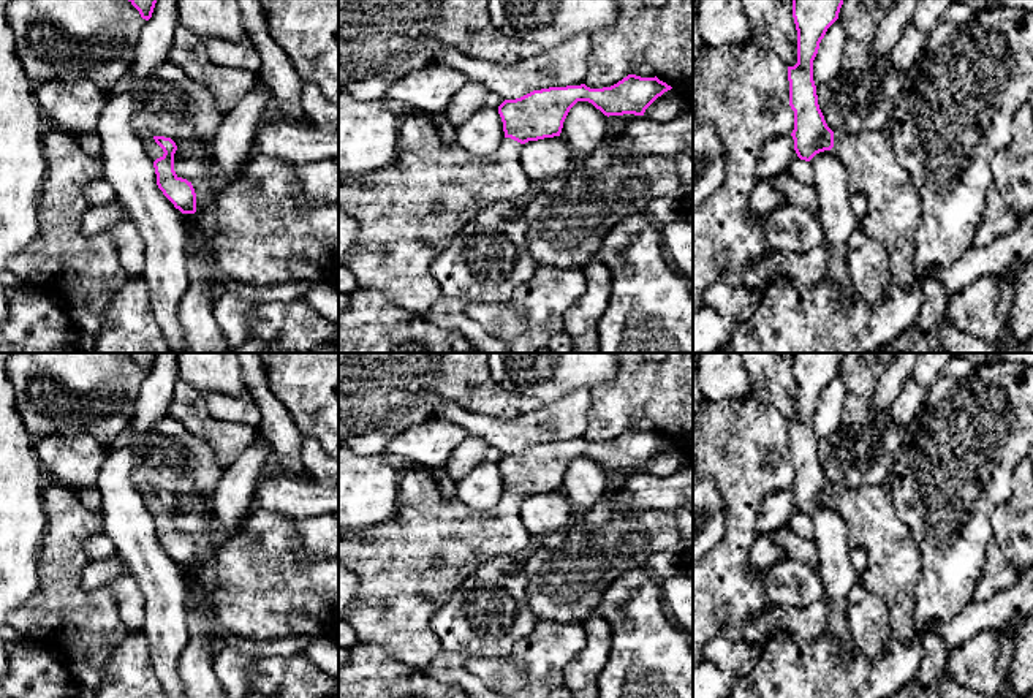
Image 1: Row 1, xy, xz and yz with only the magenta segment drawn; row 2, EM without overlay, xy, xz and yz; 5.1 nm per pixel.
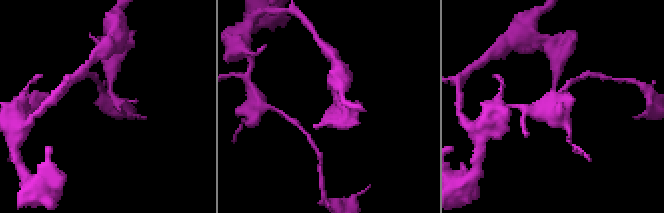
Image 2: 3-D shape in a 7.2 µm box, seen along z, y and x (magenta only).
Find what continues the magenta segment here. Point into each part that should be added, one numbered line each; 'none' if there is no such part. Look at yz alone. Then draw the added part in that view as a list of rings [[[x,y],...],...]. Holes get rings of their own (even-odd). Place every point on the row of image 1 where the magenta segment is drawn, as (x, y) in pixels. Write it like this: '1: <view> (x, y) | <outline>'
1: yz (892, 217) | [[[889,127],[857,135],[834,133],[834,154],[846,166],[849,192],[867,198],[861,228],[884,245],[891,263],[891,285],[910,288],[916,279],[921,196],[895,157]]]

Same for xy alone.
1: xy (154, 151) | [[[136,130],[136,135],[146,146],[147,155],[155,161],[157,158],[163,157],[163,149],[155,142],[153,136],[147,131]]]

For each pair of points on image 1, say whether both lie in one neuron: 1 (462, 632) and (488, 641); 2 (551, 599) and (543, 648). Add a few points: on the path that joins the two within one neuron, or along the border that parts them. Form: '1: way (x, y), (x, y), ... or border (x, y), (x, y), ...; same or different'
1: way (469, 632), (481, 635); same
2: border (538, 621), (582, 624); different

